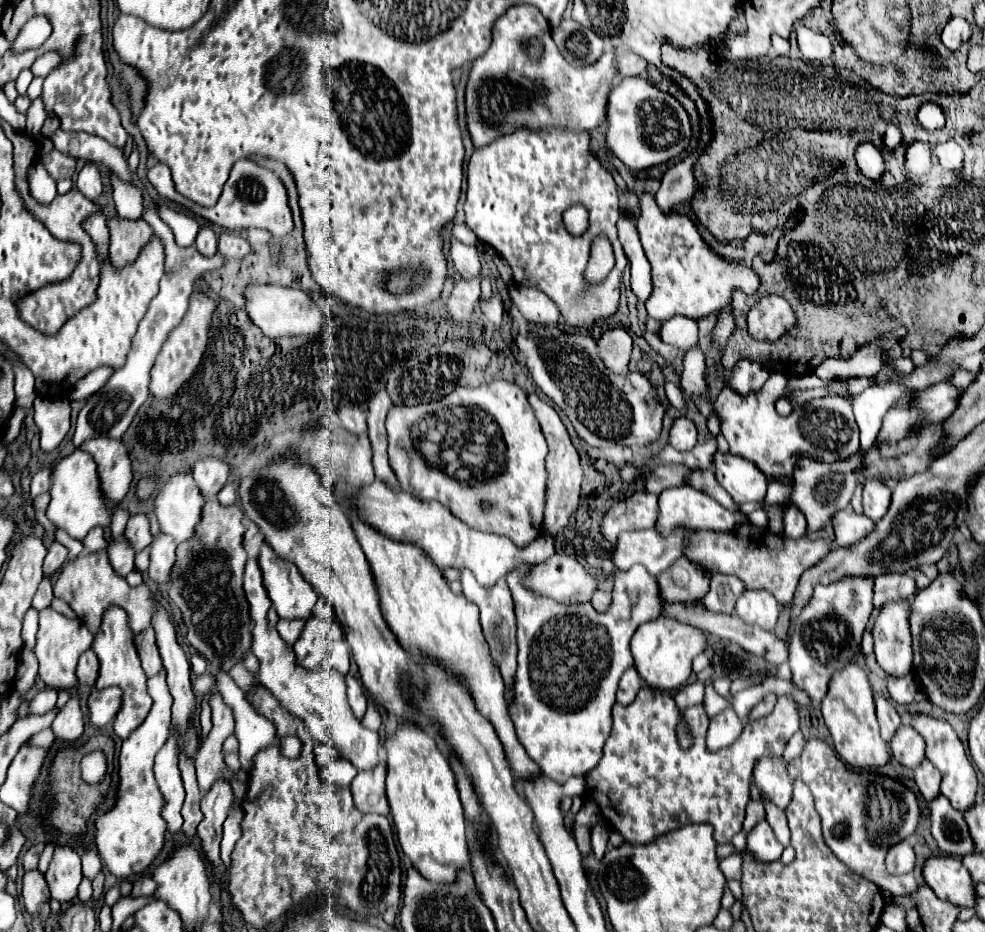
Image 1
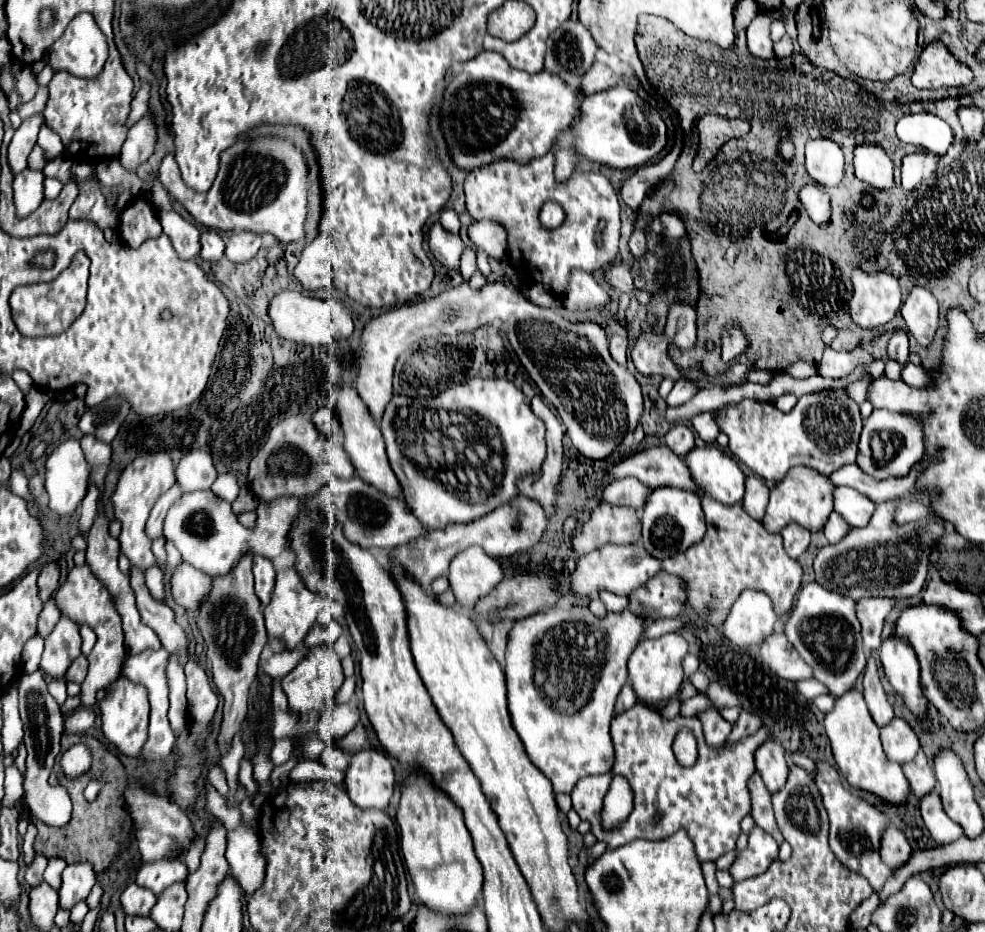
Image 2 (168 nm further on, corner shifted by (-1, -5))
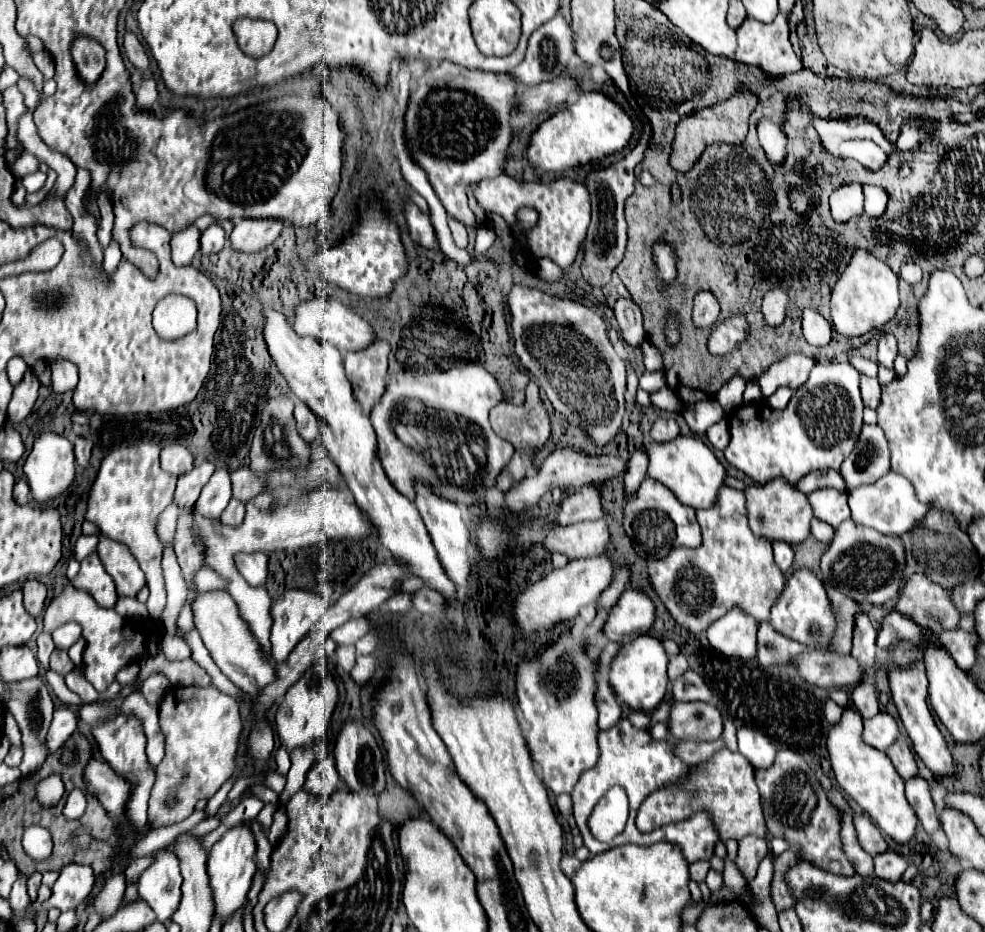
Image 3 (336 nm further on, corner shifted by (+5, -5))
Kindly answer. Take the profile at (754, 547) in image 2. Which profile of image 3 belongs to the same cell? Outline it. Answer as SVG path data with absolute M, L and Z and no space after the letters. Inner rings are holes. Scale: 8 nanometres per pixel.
M723 487L713 509L727 509L727 519L719 511L699 509L697 521L703 529L703 543L697 549L675 549L665 559L647 563L649 579L657 595L673 619L693 633L707 631L709 625L723 617L733 605L747 609L757 621L767 621L785 585L785 575L773 559L771 541L767 537L757 537L749 529L745 493ZM687 569L691 569L691 575L681 575L681 571Z

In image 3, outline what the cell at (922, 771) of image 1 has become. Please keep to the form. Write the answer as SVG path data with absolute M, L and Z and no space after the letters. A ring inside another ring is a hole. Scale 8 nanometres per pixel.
M901 735L899 741L893 745L893 749L885 751L887 757L891 759L893 767L897 769L897 773L903 777L903 781L909 781L913 777L917 777L917 763L915 763L915 755L907 743L907 739Z

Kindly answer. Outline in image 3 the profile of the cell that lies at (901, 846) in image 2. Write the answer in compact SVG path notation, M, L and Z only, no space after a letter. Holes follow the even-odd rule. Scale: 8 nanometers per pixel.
M855 815L855 829L857 829L857 837L859 837L861 847L871 857L879 857L885 851L889 851L885 837L881 835L881 831L873 825L873 821L867 815Z

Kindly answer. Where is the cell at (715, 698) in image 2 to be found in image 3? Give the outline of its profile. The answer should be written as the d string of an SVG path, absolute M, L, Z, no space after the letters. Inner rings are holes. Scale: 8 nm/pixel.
M689 669L685 675L673 681L673 697L677 701L711 701L713 693L703 677Z

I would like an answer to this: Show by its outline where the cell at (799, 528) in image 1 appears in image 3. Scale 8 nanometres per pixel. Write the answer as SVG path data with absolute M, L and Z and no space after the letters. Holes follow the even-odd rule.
M775 541L773 543L773 553L775 553L775 563L779 565L781 571L787 571L793 563L793 547L787 541Z

